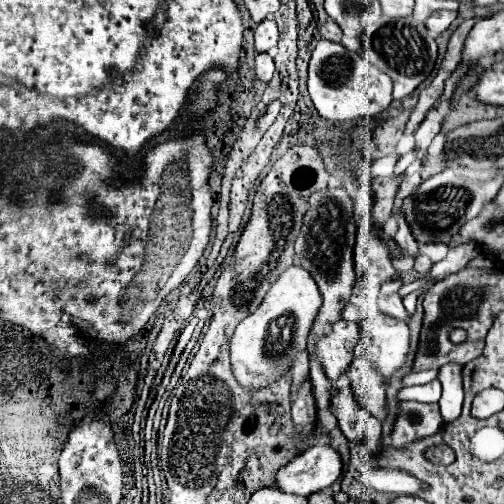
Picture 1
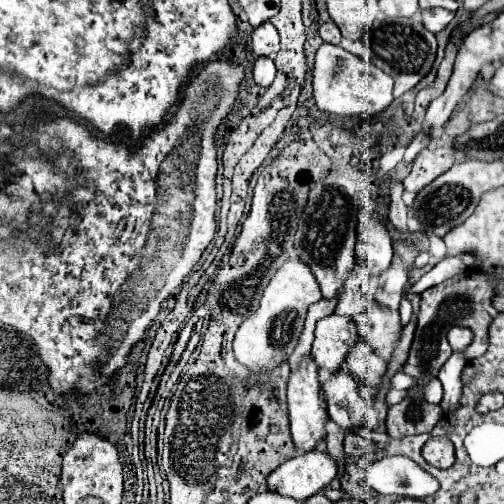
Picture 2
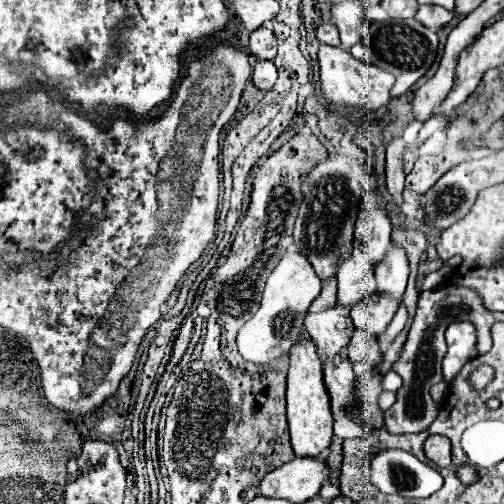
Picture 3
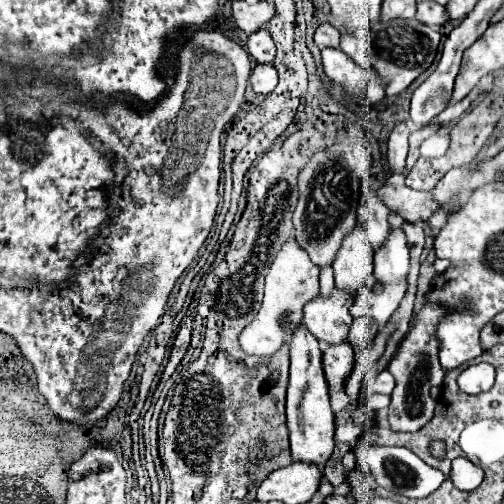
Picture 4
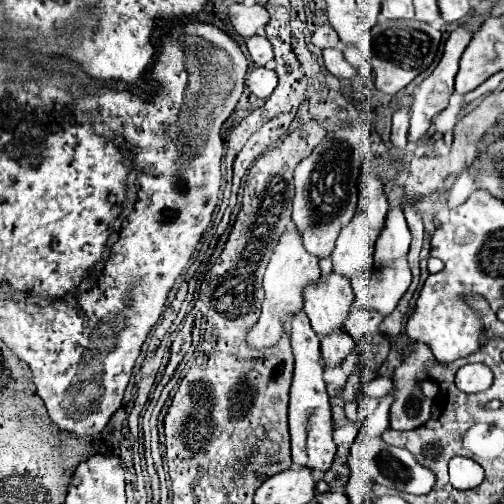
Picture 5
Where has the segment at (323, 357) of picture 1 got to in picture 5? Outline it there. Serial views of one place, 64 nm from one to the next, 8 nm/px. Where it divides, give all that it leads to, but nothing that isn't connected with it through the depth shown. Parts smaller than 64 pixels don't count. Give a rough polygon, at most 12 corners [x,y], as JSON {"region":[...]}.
{"region":[[334,272],[304,290],[318,336],[344,330],[354,290]]}

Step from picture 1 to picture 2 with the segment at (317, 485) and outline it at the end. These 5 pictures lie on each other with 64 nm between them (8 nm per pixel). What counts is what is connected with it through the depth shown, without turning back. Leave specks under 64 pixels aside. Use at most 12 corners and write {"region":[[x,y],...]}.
{"region":[[312,450],[286,460],[268,488],[296,500],[328,488],[338,464]]}

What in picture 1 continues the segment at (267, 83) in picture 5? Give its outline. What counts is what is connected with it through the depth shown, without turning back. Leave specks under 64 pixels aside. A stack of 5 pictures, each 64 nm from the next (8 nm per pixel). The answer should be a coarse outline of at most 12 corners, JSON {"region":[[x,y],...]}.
{"region":[[270,54],[256,56],[256,76],[270,82],[274,62]]}

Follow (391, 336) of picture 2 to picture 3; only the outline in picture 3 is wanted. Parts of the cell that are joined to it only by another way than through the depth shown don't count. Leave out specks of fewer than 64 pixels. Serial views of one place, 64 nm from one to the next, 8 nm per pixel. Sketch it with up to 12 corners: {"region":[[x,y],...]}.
{"region":[[366,296],[350,310],[356,328],[380,338],[390,326],[396,302]]}

